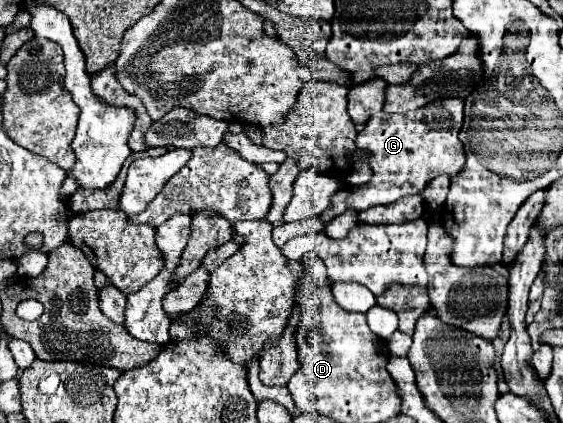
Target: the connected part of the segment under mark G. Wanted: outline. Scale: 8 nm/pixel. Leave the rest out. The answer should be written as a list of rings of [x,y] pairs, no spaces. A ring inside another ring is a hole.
[[[444,98],[426,104],[424,108],[412,110],[408,114],[386,114],[378,112],[368,122],[366,128],[356,136],[356,146],[362,150],[370,150],[370,168],[374,176],[368,184],[340,190],[334,196],[334,206],[320,218],[322,230],[328,226],[332,218],[342,214],[344,210],[366,210],[378,204],[390,204],[398,198],[420,194],[436,176],[448,174],[454,176],[464,166],[464,146],[458,138],[462,128],[464,102],[460,98]]]

